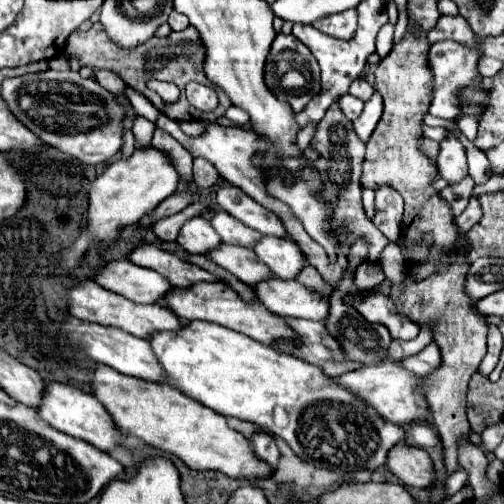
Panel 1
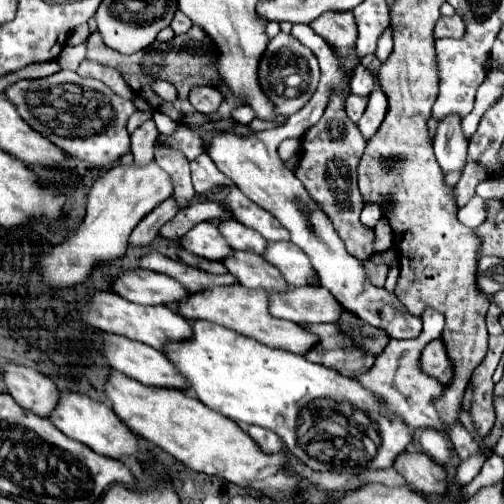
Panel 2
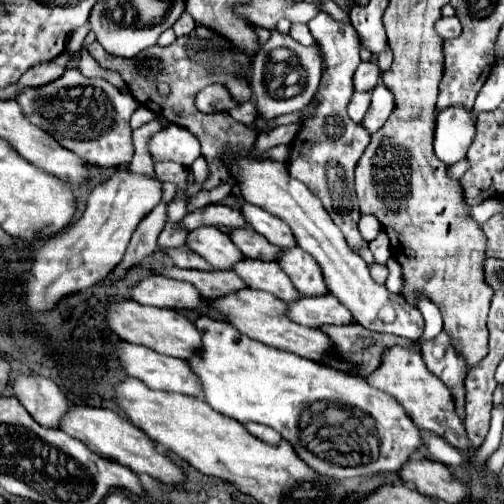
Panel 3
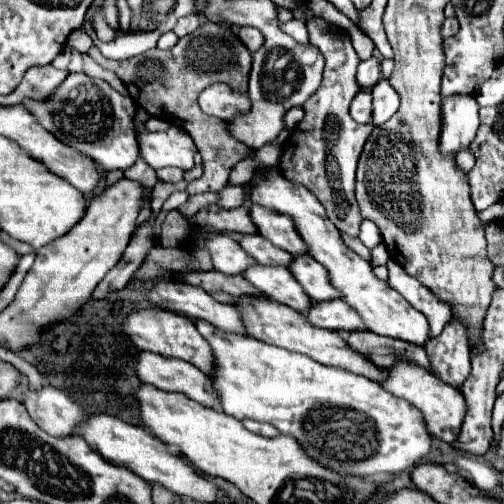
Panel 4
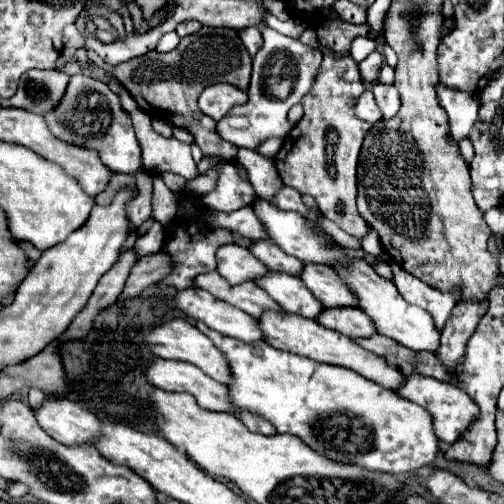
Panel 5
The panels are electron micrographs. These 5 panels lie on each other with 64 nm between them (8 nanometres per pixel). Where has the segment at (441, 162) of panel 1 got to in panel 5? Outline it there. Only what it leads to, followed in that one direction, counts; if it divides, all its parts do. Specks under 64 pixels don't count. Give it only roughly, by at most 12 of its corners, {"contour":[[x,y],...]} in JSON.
{"contour":[[436,84],[438,102],[460,142],[478,118],[480,100]]}

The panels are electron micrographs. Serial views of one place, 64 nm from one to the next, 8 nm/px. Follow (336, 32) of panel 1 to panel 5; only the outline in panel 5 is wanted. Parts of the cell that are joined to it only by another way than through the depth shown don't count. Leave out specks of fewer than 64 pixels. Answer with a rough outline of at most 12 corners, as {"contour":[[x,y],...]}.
{"contour":[[326,52],[274,158],[284,184],[358,240],[370,124],[352,56]]}

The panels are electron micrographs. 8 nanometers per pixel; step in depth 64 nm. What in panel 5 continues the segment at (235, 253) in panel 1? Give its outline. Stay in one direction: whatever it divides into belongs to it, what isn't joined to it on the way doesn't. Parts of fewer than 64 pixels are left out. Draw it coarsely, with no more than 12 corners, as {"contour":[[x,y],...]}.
{"contour":[[270,272],[256,284],[286,312],[316,320],[320,300],[290,274]]}

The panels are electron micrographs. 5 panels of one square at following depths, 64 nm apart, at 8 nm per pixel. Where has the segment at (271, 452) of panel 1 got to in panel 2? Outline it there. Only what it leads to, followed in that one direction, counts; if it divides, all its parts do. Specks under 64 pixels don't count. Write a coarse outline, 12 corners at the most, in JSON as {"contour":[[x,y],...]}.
{"contour":[[250,426],[248,434],[264,452],[280,452],[284,442],[276,432]]}

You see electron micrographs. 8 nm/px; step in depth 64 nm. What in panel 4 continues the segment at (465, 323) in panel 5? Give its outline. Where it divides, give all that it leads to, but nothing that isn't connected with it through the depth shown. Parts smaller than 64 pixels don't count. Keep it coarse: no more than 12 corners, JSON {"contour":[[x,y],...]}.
{"contour":[[450,320],[426,344],[436,376],[454,388],[470,374],[468,330]]}

